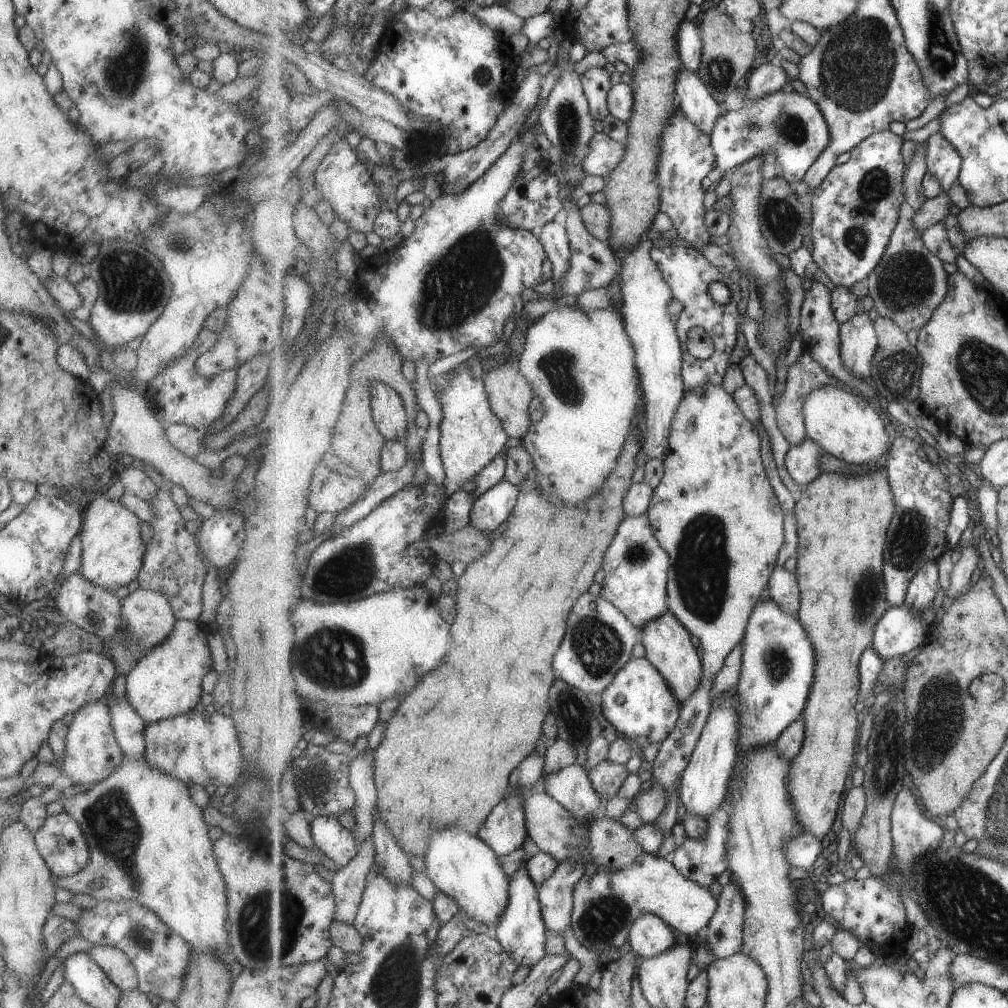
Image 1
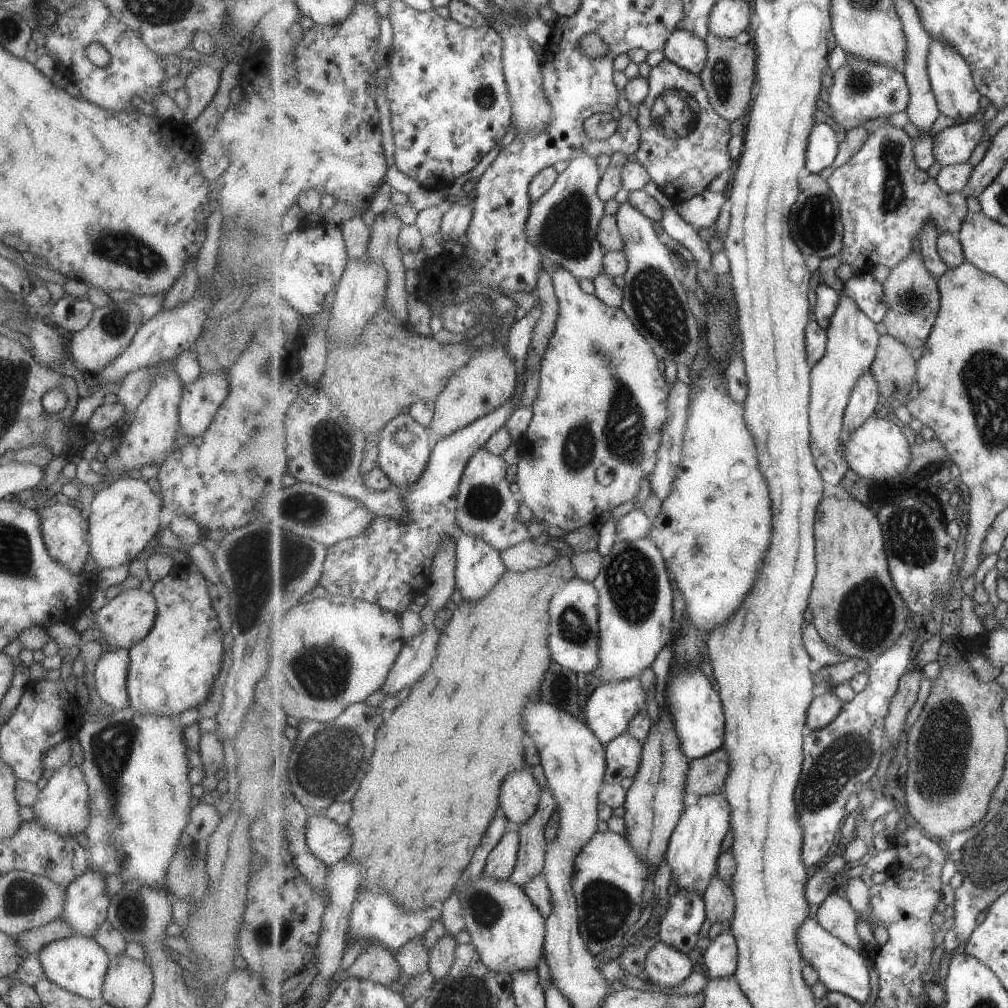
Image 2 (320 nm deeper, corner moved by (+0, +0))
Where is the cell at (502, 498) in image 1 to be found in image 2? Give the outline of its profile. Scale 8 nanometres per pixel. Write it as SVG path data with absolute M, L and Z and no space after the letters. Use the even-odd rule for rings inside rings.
M459 533L456 553L457 588L467 601L481 600L508 570L500 550L469 533Z

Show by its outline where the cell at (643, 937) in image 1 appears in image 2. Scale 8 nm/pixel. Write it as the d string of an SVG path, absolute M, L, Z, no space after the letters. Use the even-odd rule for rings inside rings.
M661 940L653 947L646 961L649 979L661 988L680 987L693 973L689 955Z

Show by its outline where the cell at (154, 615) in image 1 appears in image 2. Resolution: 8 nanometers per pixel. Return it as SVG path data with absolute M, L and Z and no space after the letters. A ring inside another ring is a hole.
M127 589L104 604L95 614L92 614L89 607L74 623L74 629L78 632L88 629L91 624L97 626L106 644L125 649L140 641L149 631L156 615L156 602L150 592L143 589Z

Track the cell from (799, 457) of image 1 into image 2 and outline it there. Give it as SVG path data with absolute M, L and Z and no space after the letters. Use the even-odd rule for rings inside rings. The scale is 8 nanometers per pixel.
M844 286L826 331L827 352L812 367L810 445L823 480L829 484L839 484L850 469L842 432L844 416L857 381L870 370L876 359L881 334L877 332L877 323L861 310L855 298L845 292Z

